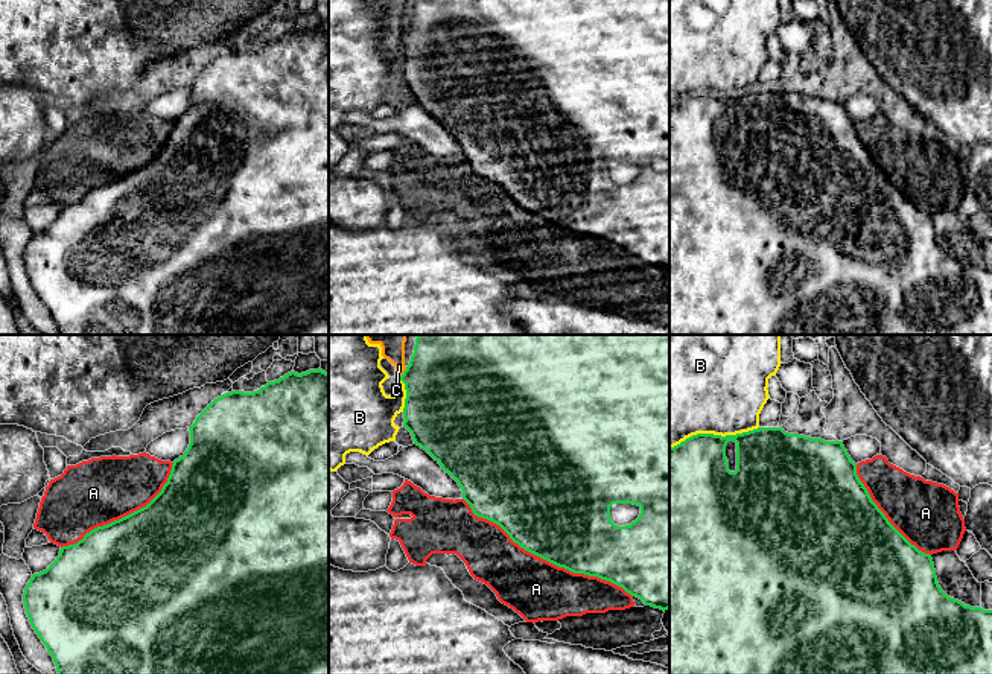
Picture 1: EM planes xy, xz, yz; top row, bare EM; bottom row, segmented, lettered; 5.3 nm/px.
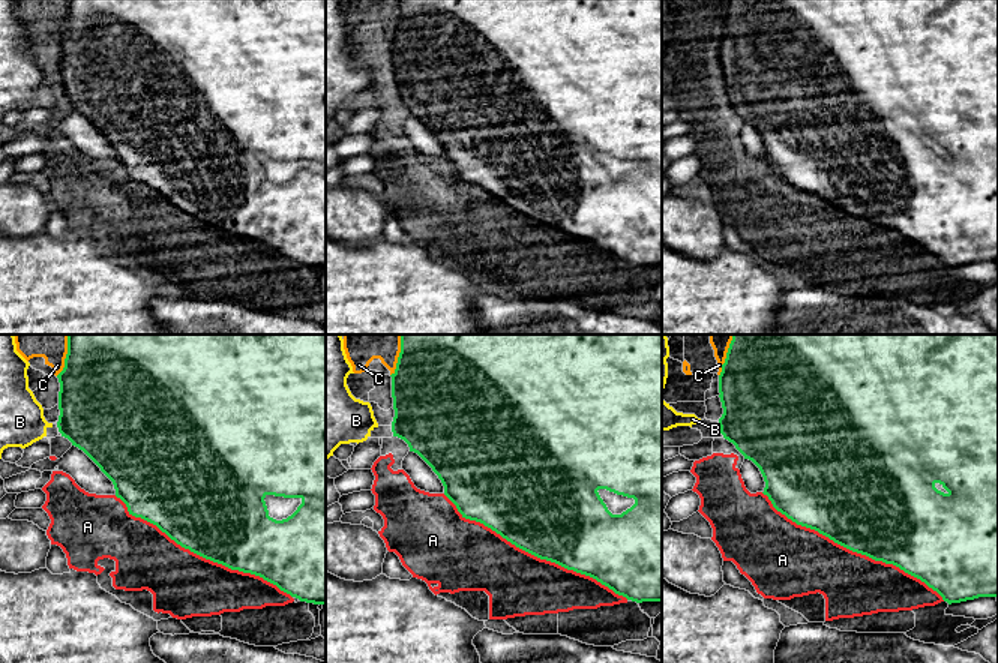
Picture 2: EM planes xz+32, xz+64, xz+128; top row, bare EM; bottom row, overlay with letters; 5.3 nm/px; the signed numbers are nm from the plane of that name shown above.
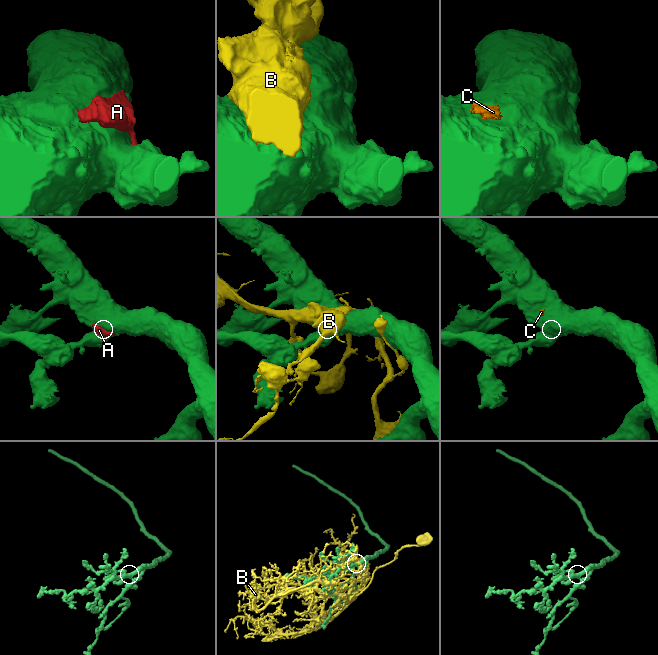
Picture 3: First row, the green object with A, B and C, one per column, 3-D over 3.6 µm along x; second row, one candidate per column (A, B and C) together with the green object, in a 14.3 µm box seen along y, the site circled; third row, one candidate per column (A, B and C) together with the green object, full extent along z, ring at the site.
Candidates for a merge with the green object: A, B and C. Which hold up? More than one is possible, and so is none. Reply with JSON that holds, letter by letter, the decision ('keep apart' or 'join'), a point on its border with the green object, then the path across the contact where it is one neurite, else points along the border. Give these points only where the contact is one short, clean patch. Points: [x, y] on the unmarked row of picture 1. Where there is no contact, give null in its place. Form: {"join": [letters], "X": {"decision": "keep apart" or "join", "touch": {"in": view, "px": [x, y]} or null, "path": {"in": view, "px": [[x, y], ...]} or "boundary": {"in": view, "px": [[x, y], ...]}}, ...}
{"join": [], "A": {"decision": "keep apart", "touch": {"in": "xz", "px": [545, 218]}}, "B": {"decision": "keep apart", "touch": {"in": "yz", "px": [714, 95]}}, "C": {"decision": "keep apart", "touch": {"in": "xz", "px": [403, 32]}}}

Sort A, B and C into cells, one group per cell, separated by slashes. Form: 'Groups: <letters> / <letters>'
Groups: A C / B

